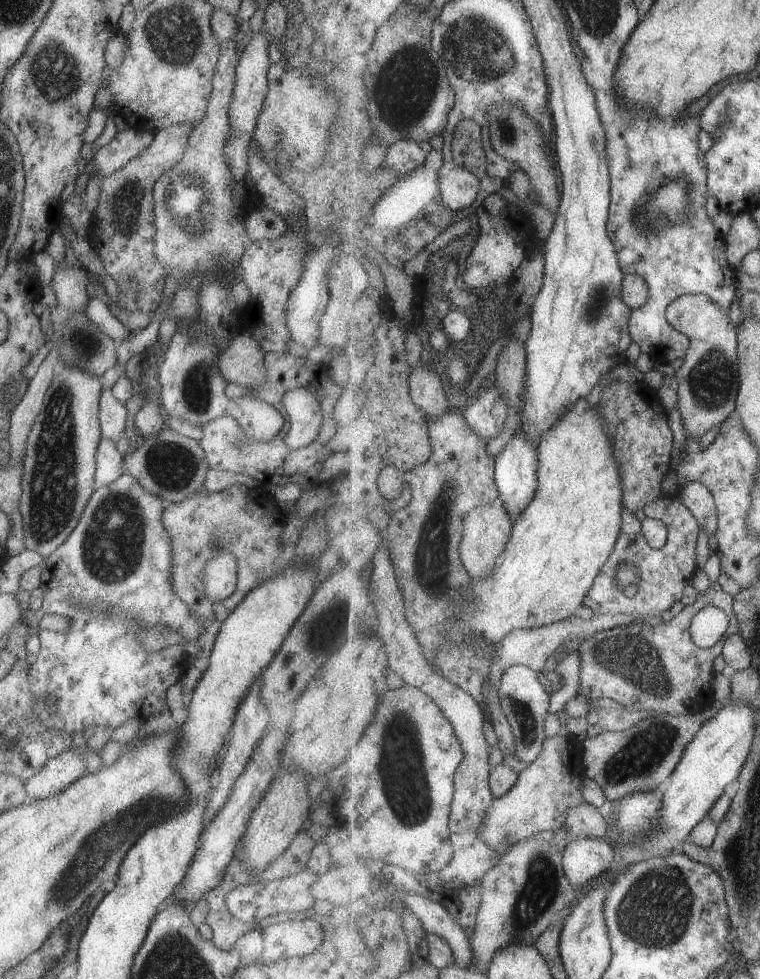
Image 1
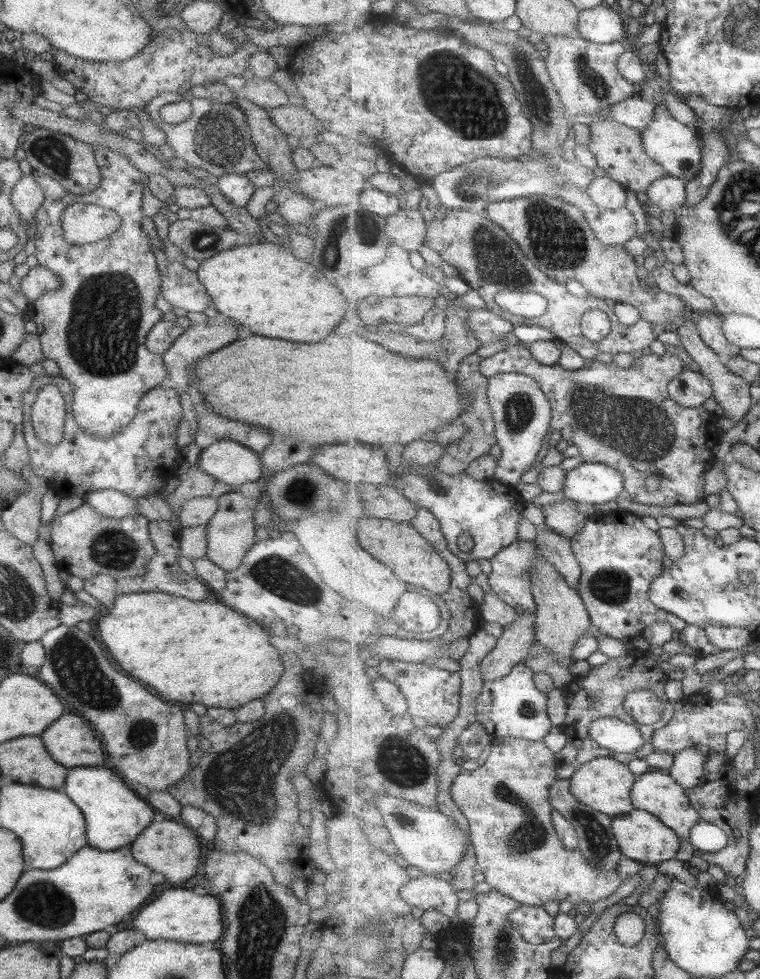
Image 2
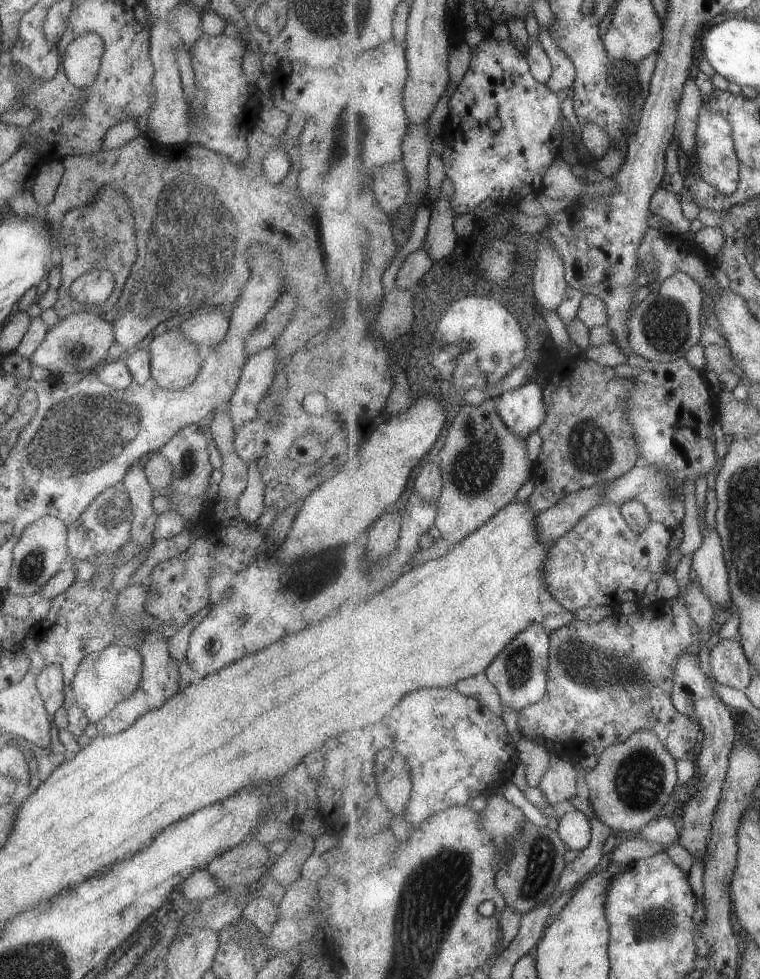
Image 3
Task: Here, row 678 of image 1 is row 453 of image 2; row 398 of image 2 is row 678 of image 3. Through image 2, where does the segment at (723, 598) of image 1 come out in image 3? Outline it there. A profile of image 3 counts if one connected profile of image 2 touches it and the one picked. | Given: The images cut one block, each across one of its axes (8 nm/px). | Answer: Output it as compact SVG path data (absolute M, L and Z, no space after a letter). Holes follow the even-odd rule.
M683 598L664 600L659 602L653 602L647 607L643 607L634 614L621 614L621 612L615 612L611 614L609 618L601 620L601 622L585 622L585 620L576 620L573 624L569 624L559 628L558 630L553 630L550 632L550 670L548 671L548 688L545 697L541 702L532 707L527 707L521 714L517 716L517 722L520 726L520 730L524 737L528 740L534 741L541 746L545 746L552 754L557 753L561 757L564 757L567 760L581 760L588 755L593 755L601 757L603 752L607 748L610 748L612 745L627 742L633 733L637 730L649 730L655 732L662 739L663 744L667 750L671 752L671 755L674 756L675 760L689 760L689 762L695 762L697 760L697 748L700 747L702 743L702 727L699 725L697 720L681 714L674 704L674 671L675 671L675 662L679 660L679 656L689 650L689 652L701 652L701 628L699 624L695 622L694 617L691 617L689 614L689 608L687 604L683 602Z

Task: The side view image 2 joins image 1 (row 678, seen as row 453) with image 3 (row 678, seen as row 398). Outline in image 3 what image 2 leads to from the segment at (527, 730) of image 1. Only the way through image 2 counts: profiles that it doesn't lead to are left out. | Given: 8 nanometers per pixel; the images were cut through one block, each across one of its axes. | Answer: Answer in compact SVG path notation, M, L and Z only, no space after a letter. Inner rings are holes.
M534 621L503 650L502 654L499 654L498 658L495 658L493 664L487 668L486 674L489 682L497 688L503 706L522 713L527 707L535 706L545 697L549 670L550 632L543 626L543 622Z

